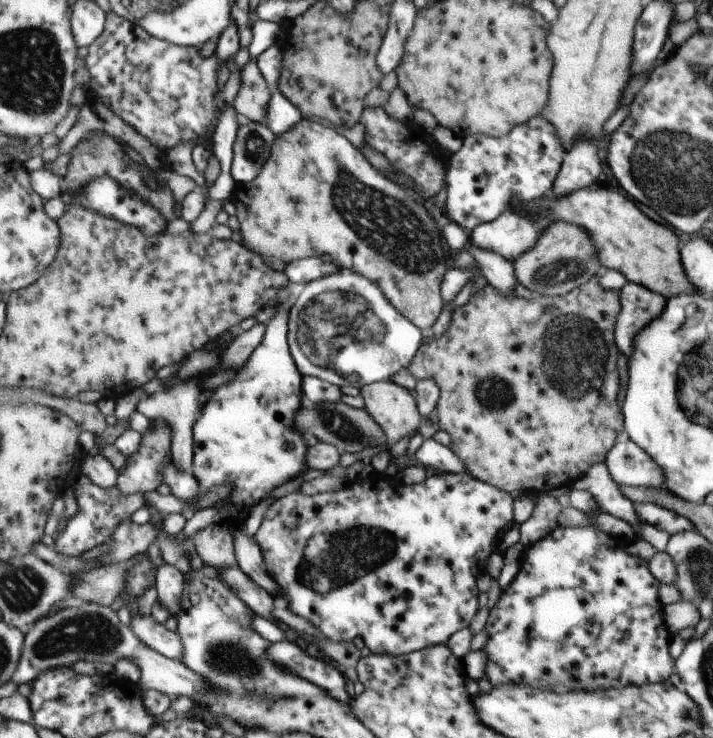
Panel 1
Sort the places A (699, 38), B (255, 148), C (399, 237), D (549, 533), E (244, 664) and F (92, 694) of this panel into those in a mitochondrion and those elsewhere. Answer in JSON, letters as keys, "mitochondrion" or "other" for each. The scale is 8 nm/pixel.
{"A":"other","B":"mitochondrion","C":"mitochondrion","D":"other","E":"mitochondrion","F":"other"}

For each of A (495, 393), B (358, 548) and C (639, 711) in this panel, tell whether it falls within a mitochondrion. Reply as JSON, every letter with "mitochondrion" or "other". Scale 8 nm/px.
{"A":"mitochondrion","B":"mitochondrion","C":"other"}

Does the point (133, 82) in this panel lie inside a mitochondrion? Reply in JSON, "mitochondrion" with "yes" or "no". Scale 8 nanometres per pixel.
{"mitochondrion":"no"}

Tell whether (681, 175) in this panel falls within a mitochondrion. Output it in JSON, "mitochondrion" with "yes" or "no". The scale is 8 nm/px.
{"mitochondrion":"yes"}

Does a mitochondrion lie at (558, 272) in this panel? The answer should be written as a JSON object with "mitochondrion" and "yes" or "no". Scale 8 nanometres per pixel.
{"mitochondrion":"yes"}

